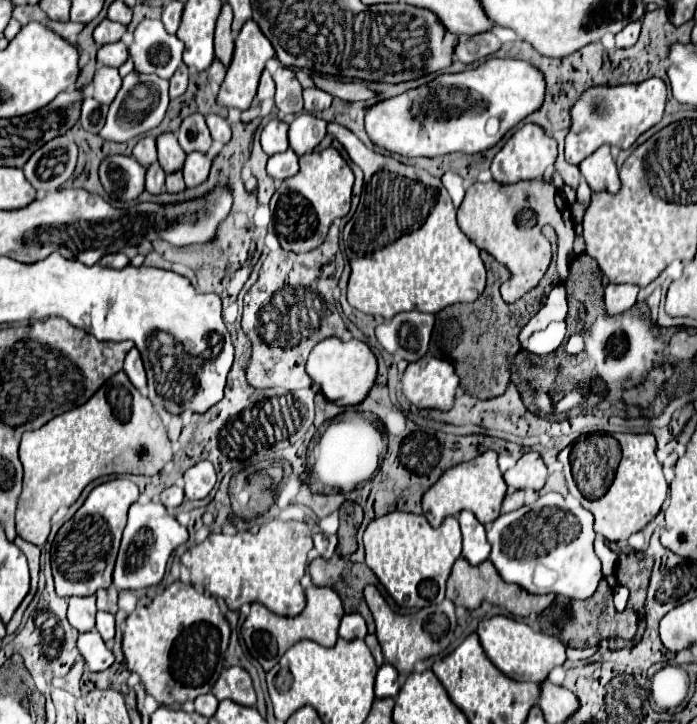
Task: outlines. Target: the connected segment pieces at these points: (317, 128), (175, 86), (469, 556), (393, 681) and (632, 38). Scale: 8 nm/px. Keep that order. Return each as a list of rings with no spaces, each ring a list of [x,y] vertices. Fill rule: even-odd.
[[[300,113],[288,131],[288,143],[298,153],[310,153],[326,135],[326,121],[314,117],[312,113]]]
[[[180,65],[176,73],[170,77],[170,99],[180,97],[188,87],[188,67]]]
[[[462,511],[458,521],[462,529],[462,557],[470,565],[478,565],[486,561],[490,555],[490,543],[486,541],[484,525],[476,519],[472,511]]]
[[[384,663],[380,669],[378,669],[378,675],[376,675],[376,685],[374,685],[374,695],[378,699],[384,699],[384,697],[396,697],[400,691],[400,683],[398,683],[398,673],[392,665]]]
[[[634,21],[616,35],[616,47],[632,47],[640,35],[640,23]]]

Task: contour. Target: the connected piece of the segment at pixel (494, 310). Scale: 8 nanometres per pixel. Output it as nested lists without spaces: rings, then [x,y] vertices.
[[[554,263],[548,267],[546,275],[540,279],[534,289],[530,289],[516,303],[506,303],[498,291],[498,279],[492,277],[486,283],[484,293],[472,303],[450,305],[436,313],[436,323],[430,339],[430,353],[434,357],[442,357],[456,367],[456,375],[460,377],[460,387],[478,399],[498,397],[504,393],[510,381],[510,365],[514,355],[520,351],[518,347],[518,331],[522,325],[540,309],[542,297],[550,293],[550,287],[558,283]]]

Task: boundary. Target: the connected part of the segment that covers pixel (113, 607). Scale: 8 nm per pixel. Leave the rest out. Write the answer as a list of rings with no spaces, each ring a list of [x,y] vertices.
[[[108,587],[108,589],[98,589],[96,591],[96,607],[100,611],[106,611],[106,613],[116,613],[118,611],[118,591],[114,587]]]

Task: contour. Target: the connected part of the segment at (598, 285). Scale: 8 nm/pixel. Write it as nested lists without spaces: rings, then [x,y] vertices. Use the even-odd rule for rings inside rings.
[[[580,255],[570,265],[570,277],[564,281],[566,297],[568,297],[568,317],[566,325],[570,333],[578,333],[580,329],[588,329],[588,325],[604,315],[602,311],[602,287],[606,287],[606,279],[602,273],[598,273],[598,267],[594,265],[594,259],[588,259],[588,255]],[[578,305],[584,305],[586,309],[586,321],[580,323],[578,319]]]

